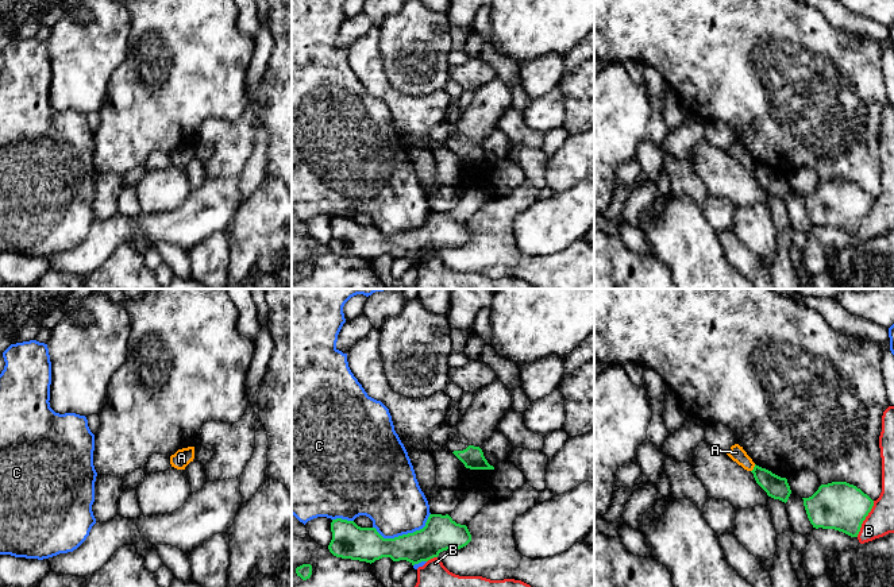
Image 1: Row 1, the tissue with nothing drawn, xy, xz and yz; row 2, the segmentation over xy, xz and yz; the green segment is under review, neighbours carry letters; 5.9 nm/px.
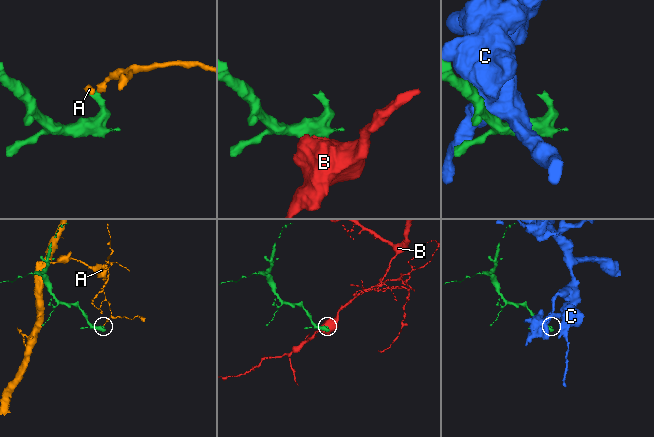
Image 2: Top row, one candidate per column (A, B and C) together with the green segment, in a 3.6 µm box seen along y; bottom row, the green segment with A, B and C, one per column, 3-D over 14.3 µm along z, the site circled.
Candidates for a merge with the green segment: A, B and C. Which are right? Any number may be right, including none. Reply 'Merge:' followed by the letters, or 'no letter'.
Merge: no letter

